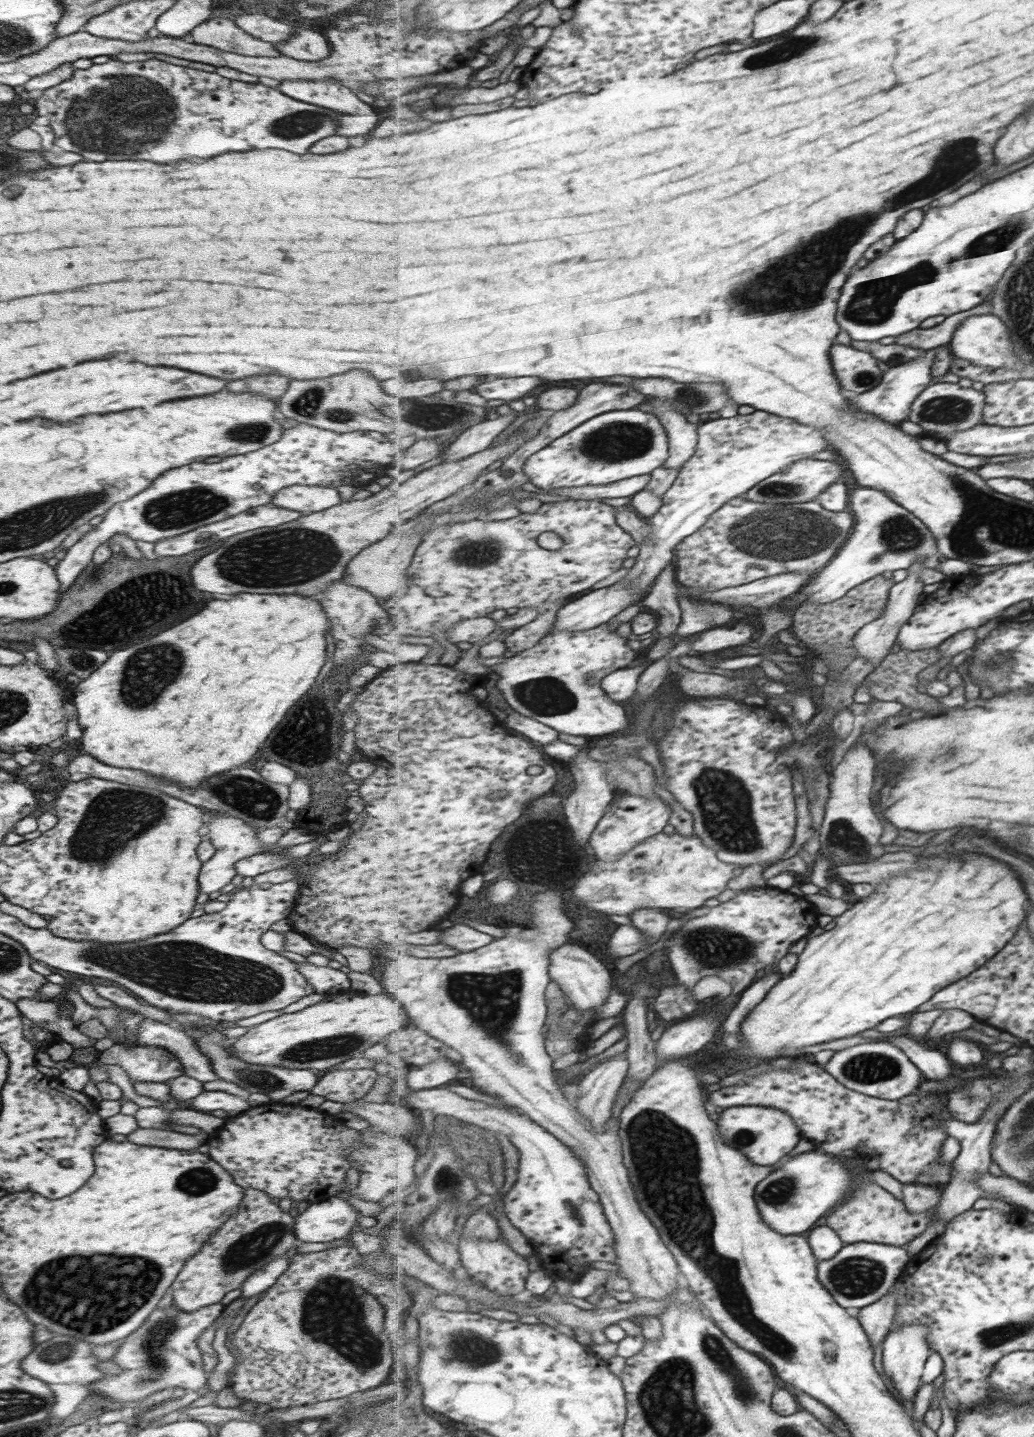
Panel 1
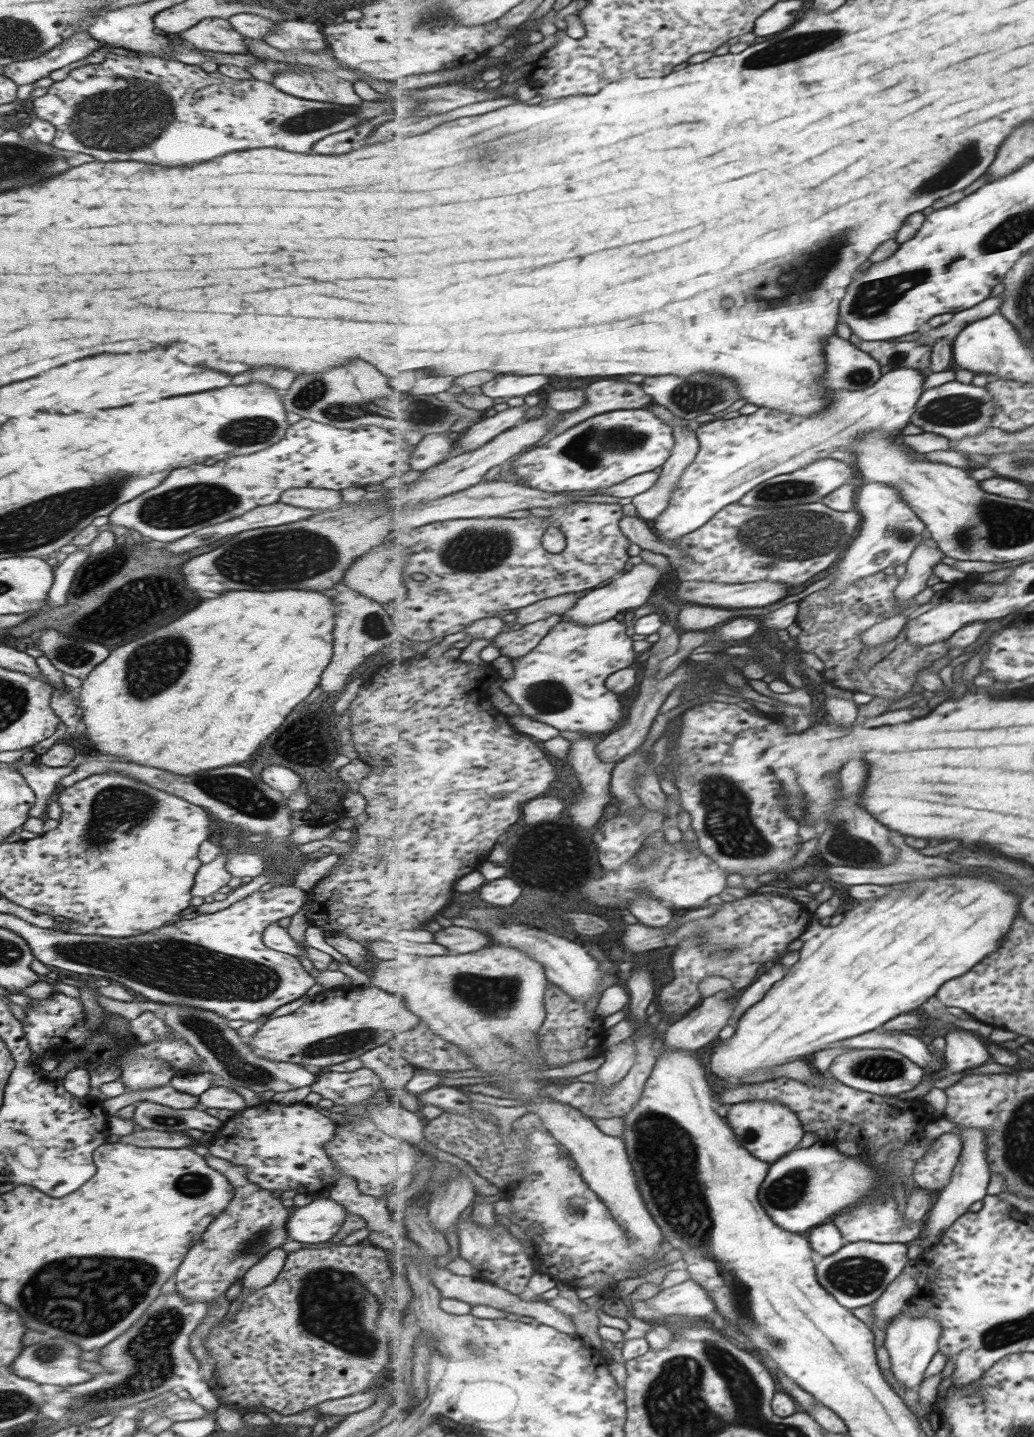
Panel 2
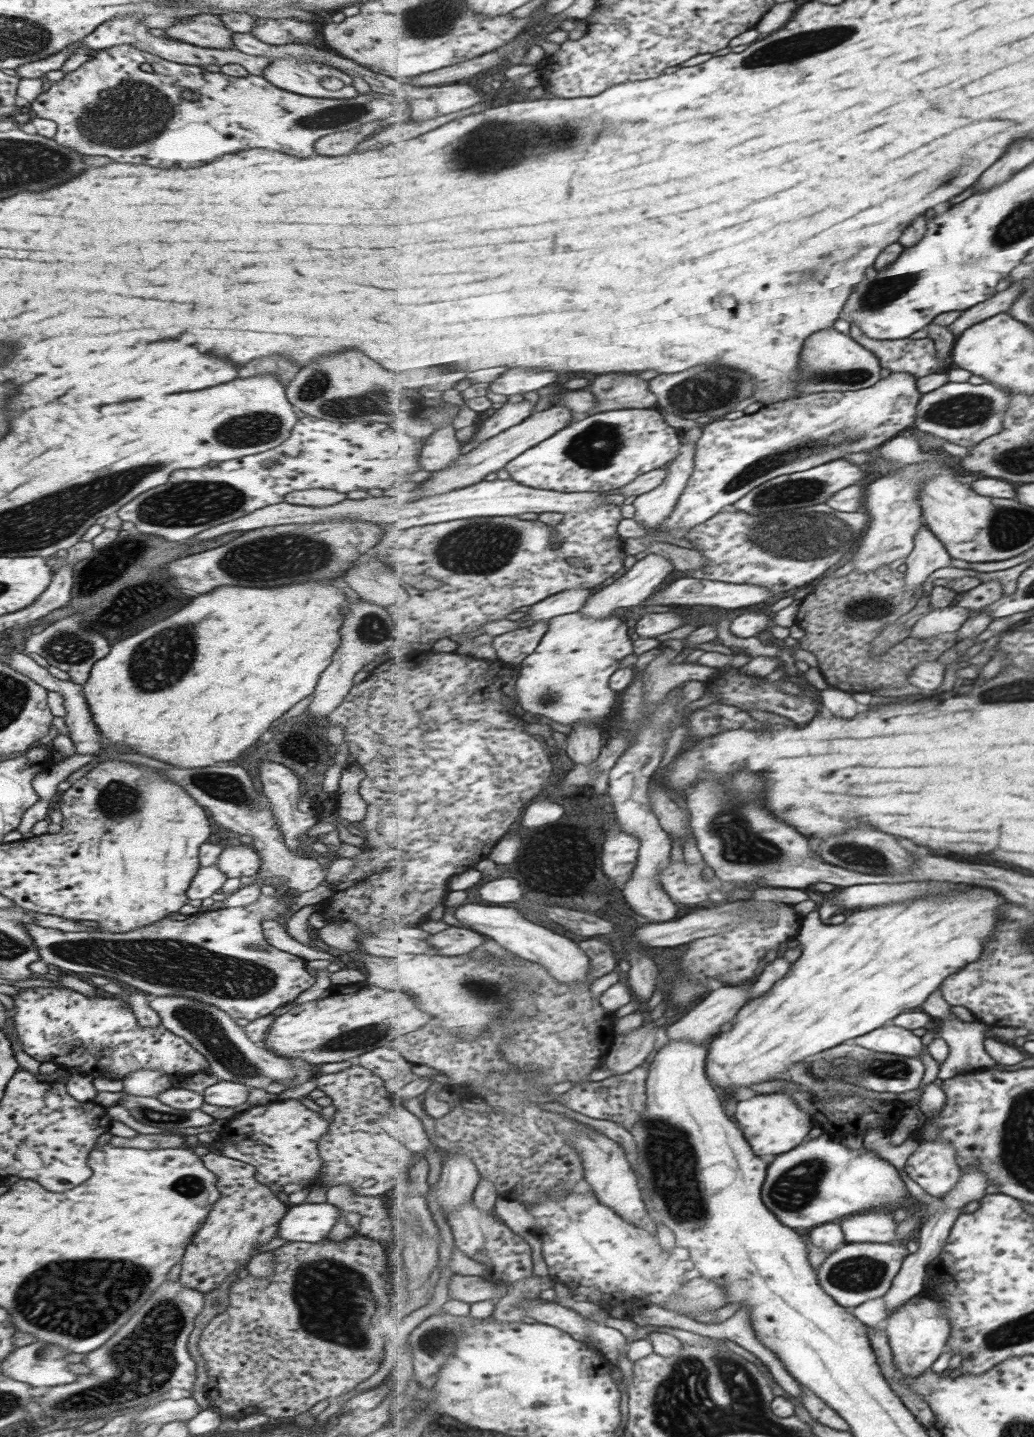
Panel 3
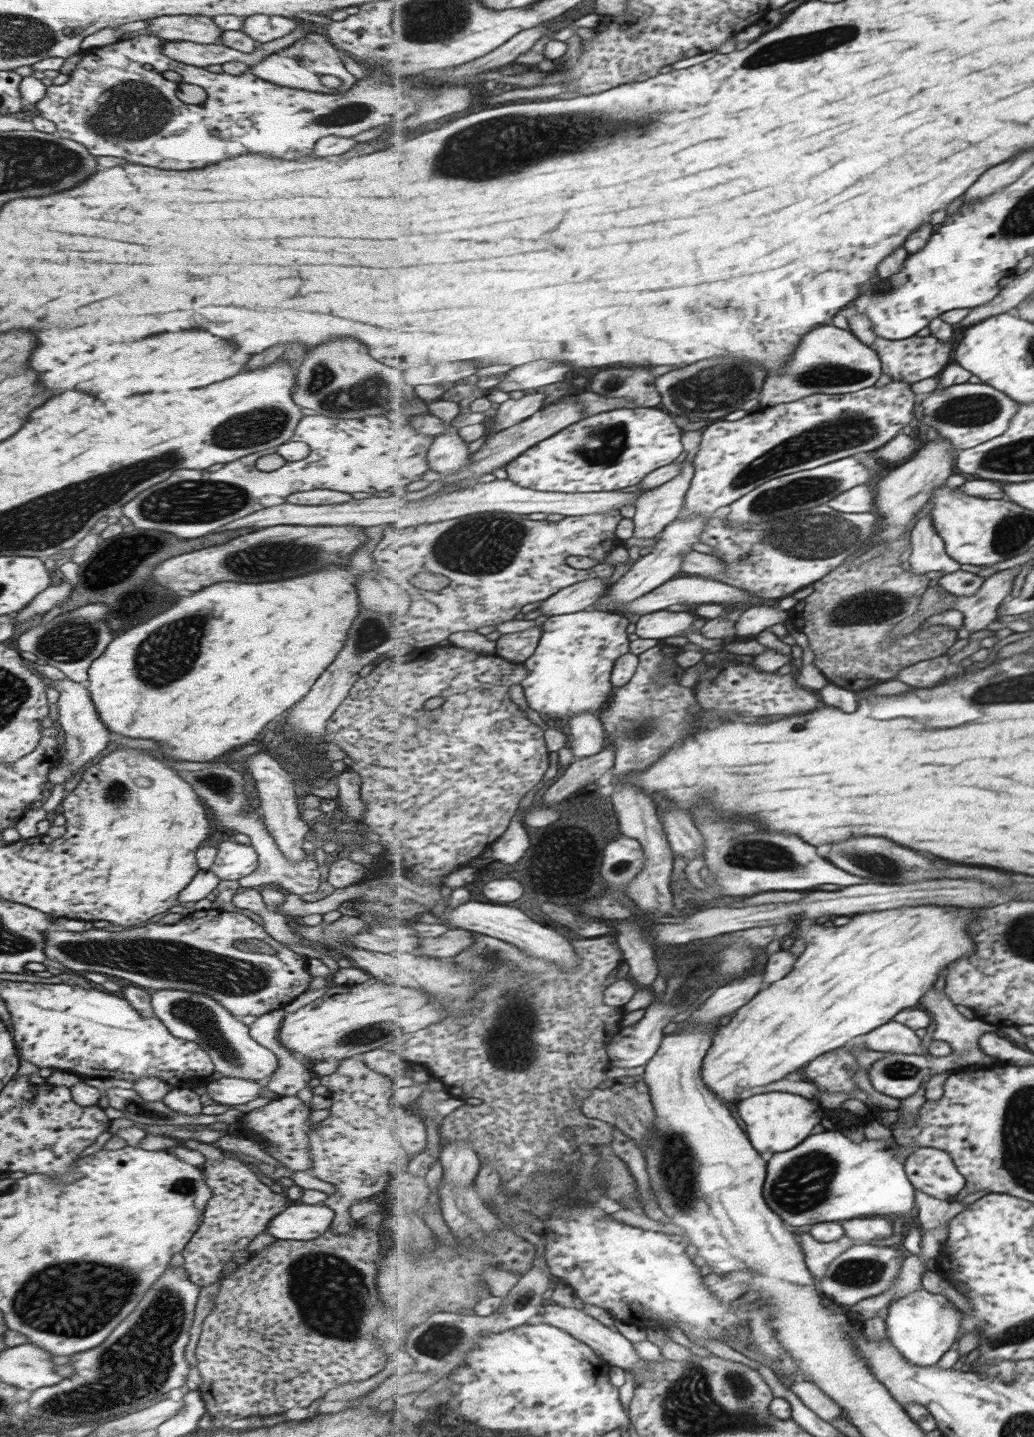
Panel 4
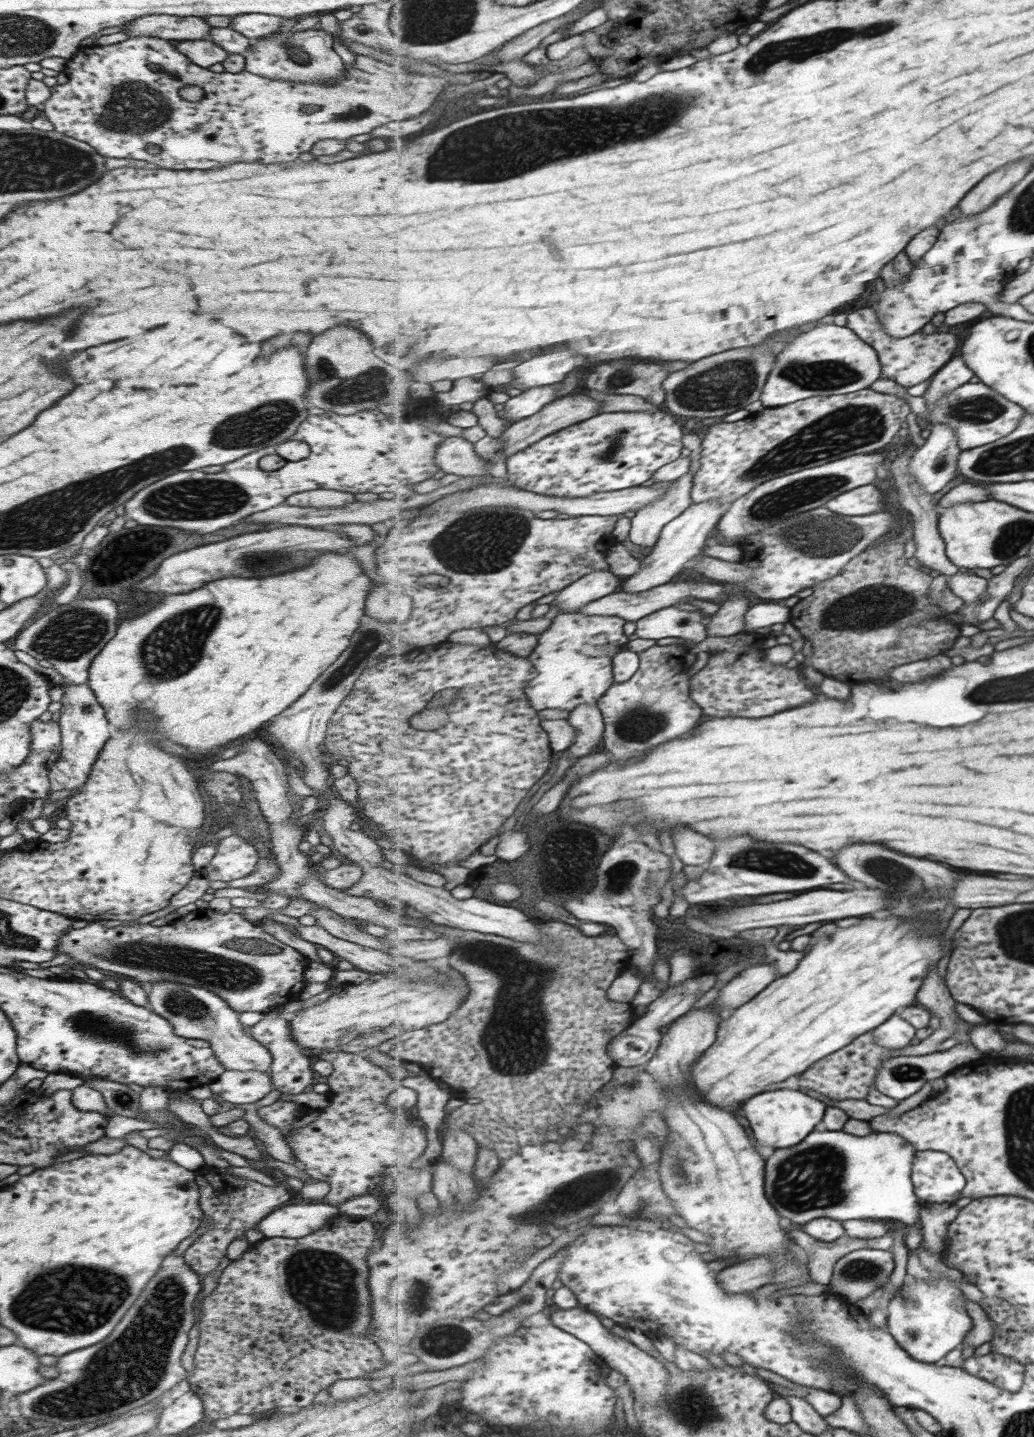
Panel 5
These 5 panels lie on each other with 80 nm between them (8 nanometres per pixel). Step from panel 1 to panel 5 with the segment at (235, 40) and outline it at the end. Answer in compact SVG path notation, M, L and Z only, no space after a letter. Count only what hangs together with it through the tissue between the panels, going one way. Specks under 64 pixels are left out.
M141 16L122 25L128 37L149 36L166 41L206 39L211 26L195 16Z

